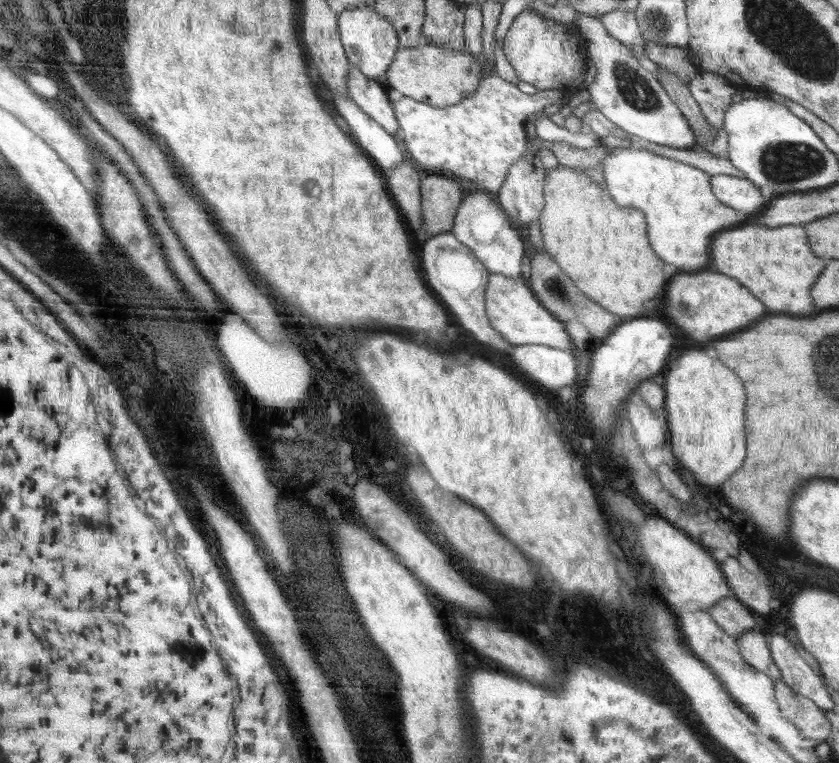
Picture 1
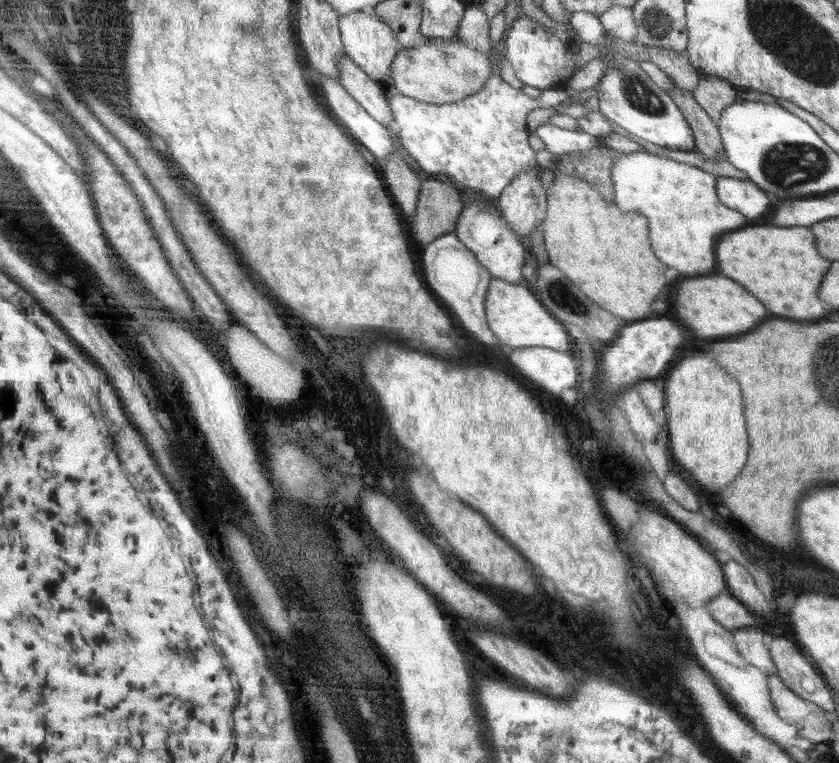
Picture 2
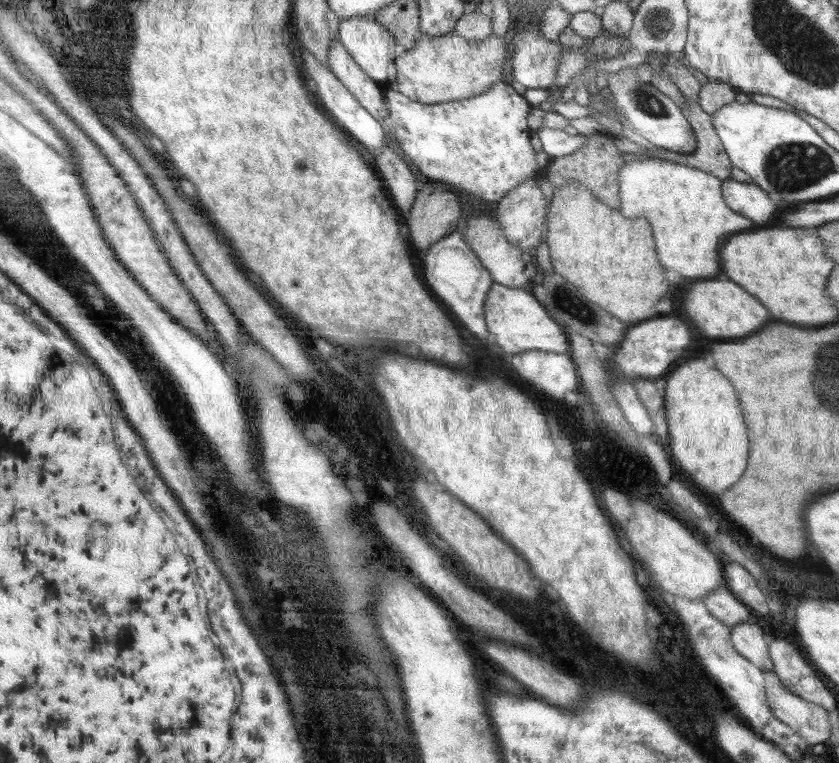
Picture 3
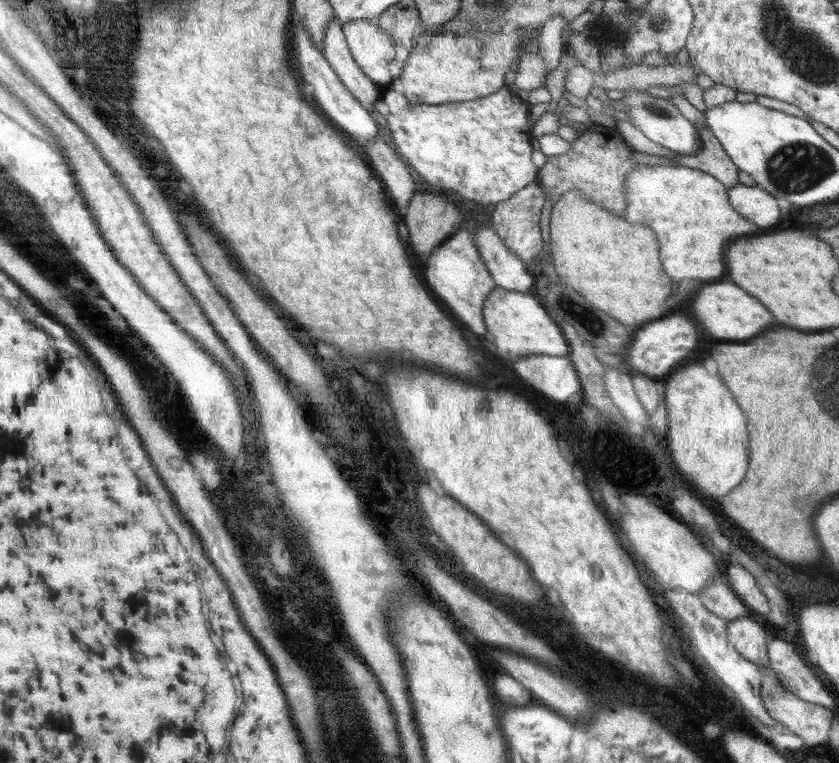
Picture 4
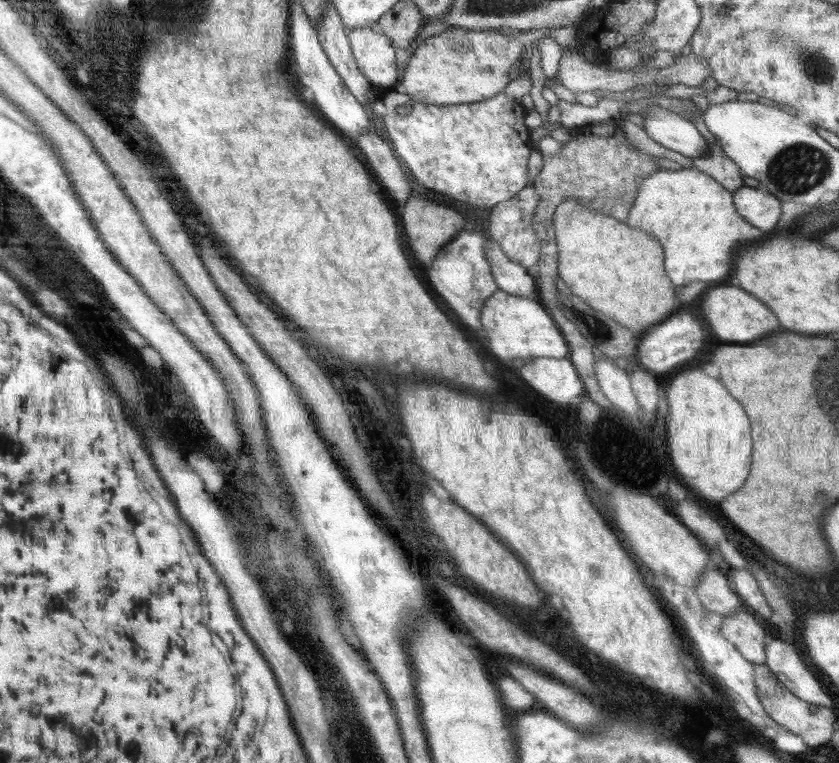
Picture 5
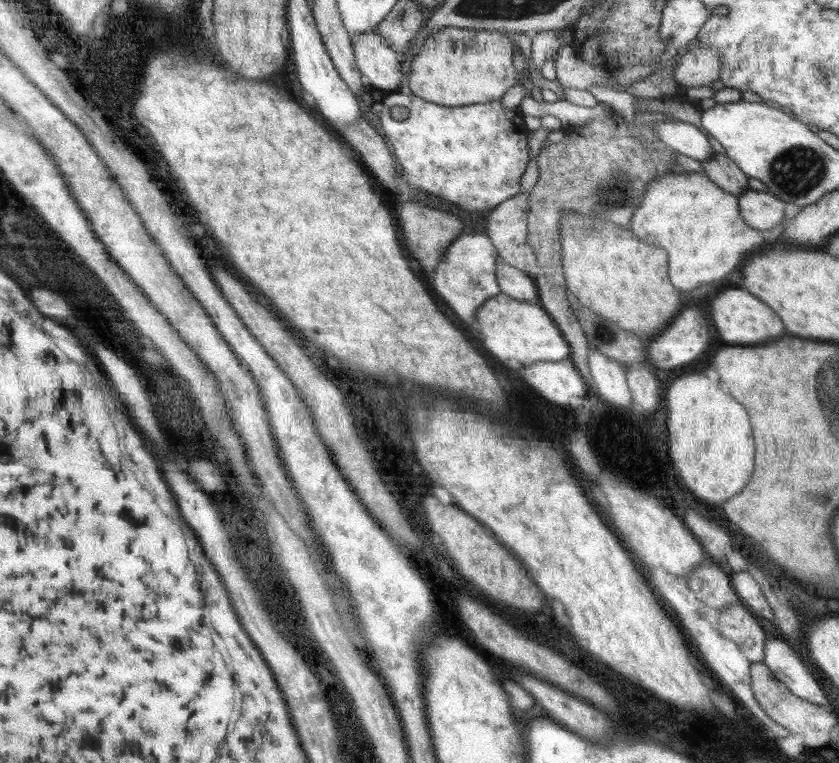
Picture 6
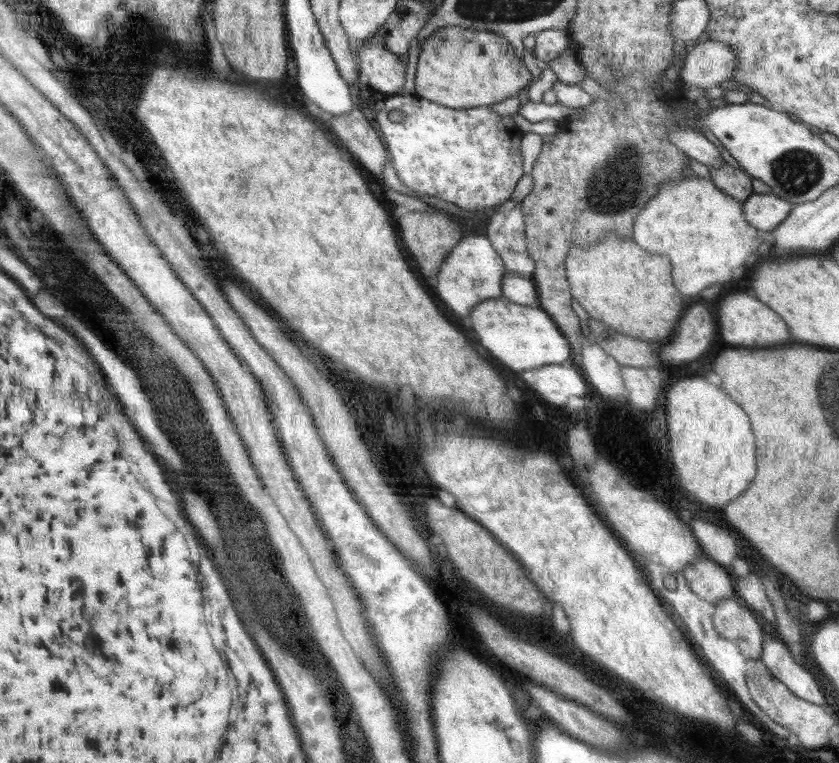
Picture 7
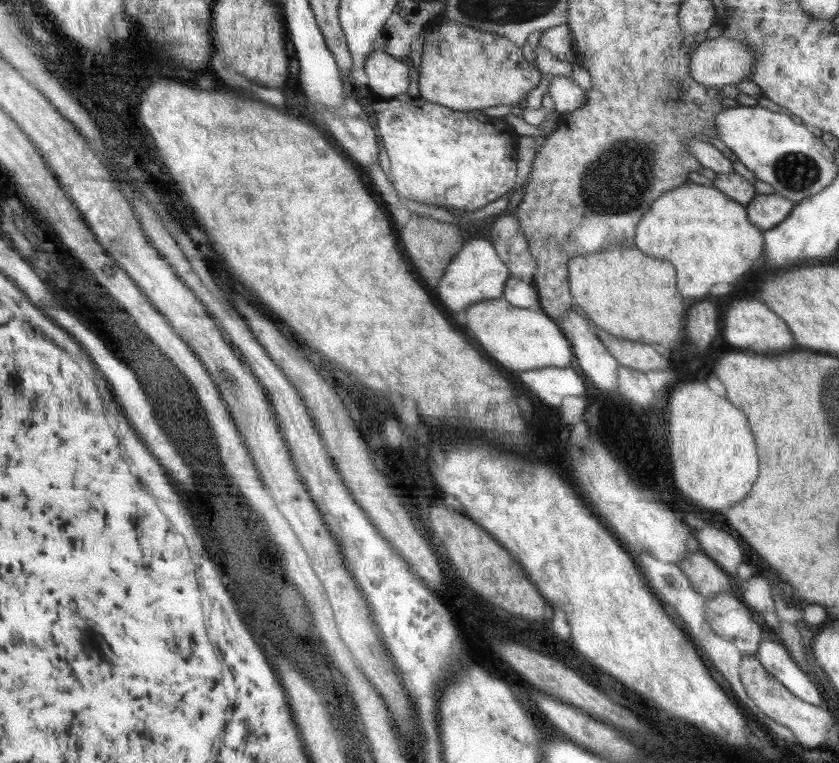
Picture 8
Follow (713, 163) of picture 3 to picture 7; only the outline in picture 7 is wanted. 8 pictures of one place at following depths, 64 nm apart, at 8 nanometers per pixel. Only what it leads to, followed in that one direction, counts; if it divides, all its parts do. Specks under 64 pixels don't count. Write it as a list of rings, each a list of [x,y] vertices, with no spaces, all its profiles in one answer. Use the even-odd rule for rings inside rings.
[[[724,162],[720,168],[710,166],[709,171],[710,180],[741,203],[754,194],[751,176],[743,170],[734,168],[728,162]]]

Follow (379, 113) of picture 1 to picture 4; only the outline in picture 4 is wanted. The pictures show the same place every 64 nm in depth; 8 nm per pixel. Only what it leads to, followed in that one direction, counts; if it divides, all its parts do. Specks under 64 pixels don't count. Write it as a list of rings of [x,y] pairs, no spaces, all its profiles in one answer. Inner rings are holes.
[[[334,17],[324,33],[322,41],[323,55],[340,76],[340,81],[346,85],[354,94],[364,108],[376,111],[376,102],[380,101],[378,86],[369,80],[364,72],[356,64],[351,49],[348,48],[346,33],[343,31],[343,24]]]

